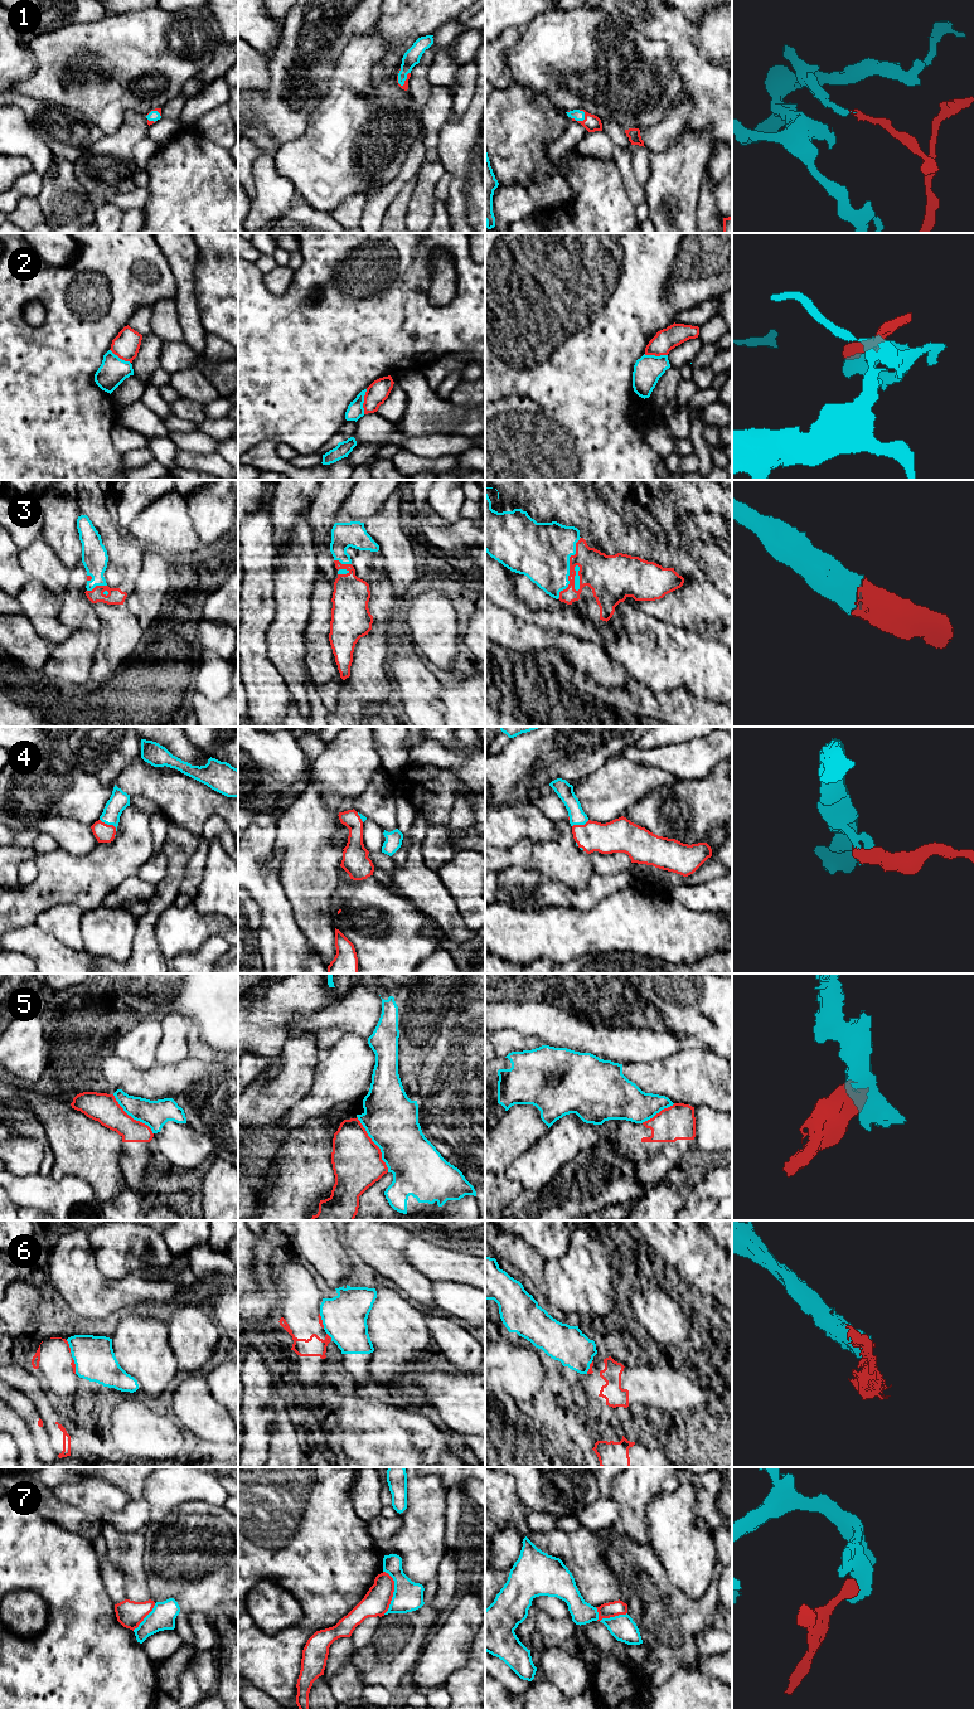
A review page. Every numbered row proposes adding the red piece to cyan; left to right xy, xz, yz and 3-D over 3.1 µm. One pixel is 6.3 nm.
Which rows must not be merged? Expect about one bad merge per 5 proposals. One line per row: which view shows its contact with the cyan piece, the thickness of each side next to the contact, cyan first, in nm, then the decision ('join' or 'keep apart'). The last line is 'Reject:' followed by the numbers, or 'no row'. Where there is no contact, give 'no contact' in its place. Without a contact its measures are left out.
1: meets cyan in yz; 70 nm thick on the cyan side, 110 nm on the other; join
2: meets cyan in xz; 100 nm thick on the cyan side, 140 nm on the other; keep apart
3: meets cyan in yz; 360 nm thick on the cyan side, 260 nm on the other; join
4: meets cyan in xy; 120 nm thick on the cyan side, 120 nm on the other; join
5: meets cyan in xz; 360 nm thick on the cyan side, 320 nm on the other; keep apart
6: meets cyan in xz; 280 nm thick on the cyan side, 130 nm on the other; keep apart
7: meets cyan in xz; 190 nm thick on the cyan side, 170 nm on the other; keep apart
Reject: 2, 5, 6, 7

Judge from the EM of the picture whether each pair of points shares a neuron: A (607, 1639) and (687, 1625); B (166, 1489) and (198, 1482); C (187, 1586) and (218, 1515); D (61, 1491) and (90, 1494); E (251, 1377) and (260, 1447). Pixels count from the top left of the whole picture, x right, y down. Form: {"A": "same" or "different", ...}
{"A": "different", "B": "same", "C": "same", "D": "same", "E": "same"}

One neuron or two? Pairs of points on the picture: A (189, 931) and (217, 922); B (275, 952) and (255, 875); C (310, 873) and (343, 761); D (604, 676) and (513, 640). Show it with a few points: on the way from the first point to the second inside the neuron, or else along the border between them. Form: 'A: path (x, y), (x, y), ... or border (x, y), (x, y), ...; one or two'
A: path (195, 928), (211, 925); one
B: path (275, 933), (275, 907), (269, 894); one
C: path (310, 845), (314, 792), (318, 789); one
D: path (581, 654), (557, 640), (536, 640); one

